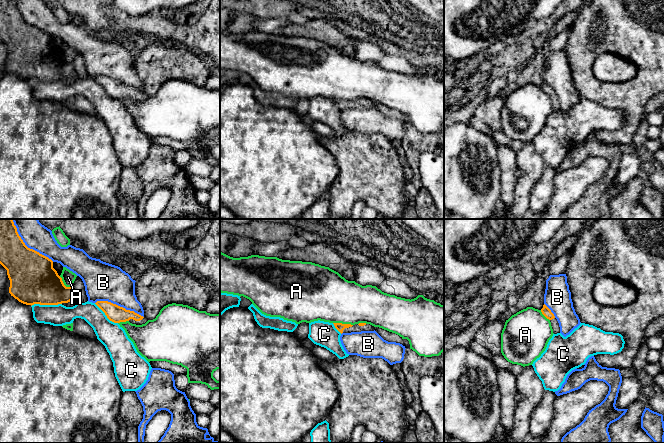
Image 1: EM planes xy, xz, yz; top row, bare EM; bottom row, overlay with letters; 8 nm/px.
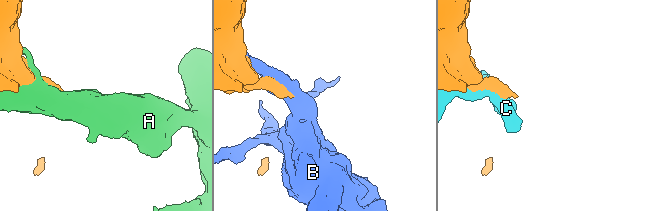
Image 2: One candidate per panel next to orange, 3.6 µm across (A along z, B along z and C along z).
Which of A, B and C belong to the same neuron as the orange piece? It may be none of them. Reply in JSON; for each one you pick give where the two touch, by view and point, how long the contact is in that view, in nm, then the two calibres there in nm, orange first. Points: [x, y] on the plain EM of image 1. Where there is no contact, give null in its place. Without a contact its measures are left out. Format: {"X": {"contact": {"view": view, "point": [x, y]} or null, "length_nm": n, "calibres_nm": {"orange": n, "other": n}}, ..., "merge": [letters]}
{"merge": []}

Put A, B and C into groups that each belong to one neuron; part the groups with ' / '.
A / B / C

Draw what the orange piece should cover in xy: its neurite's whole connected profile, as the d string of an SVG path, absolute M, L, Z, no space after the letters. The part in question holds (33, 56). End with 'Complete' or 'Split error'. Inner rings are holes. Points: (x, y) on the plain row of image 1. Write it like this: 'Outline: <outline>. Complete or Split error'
Outline: M0 0L0 40L7 46L10 56L9 69L26 81L58 81L77 78L72 63L66 63L62 54L53 44L53 37L39 28L28 24L14 0Z. Complete

